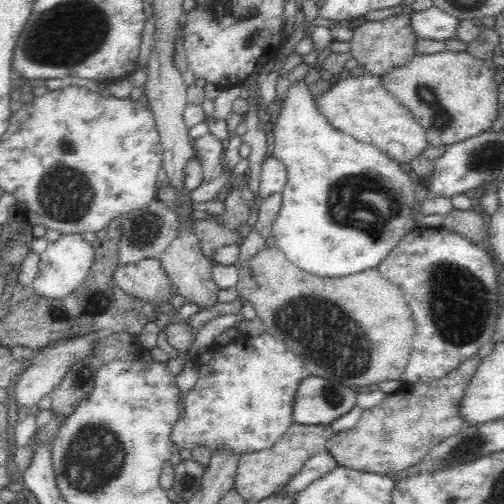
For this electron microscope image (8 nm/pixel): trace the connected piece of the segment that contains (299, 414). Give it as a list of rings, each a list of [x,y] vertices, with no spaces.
[[[305,375],[294,392],[292,422],[303,425],[330,425],[334,419],[350,412],[356,406],[358,390],[351,389],[338,380],[331,381],[322,376]]]

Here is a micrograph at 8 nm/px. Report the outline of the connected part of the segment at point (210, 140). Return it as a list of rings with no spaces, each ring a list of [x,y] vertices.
[[[210,132],[202,137],[192,139],[192,143],[195,157],[200,161],[203,168],[203,184],[208,184],[208,182],[218,178],[225,170],[220,162],[226,145]]]

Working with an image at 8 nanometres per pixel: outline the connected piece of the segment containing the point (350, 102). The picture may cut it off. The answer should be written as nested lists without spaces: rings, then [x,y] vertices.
[[[363,74],[354,78],[348,76],[338,80],[320,98],[315,100],[318,110],[329,123],[340,132],[356,140],[374,145],[398,163],[410,162],[431,146],[424,128],[414,120],[414,115],[400,104],[380,84],[380,78]]]

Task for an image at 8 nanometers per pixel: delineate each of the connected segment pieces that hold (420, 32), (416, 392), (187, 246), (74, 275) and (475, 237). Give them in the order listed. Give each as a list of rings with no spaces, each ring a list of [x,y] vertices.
[[[432,5],[423,11],[410,14],[410,27],[419,39],[445,41],[455,38],[458,19]]]
[[[477,354],[441,379],[431,383],[402,384],[394,394],[386,395],[378,406],[364,409],[352,428],[335,433],[326,443],[325,450],[332,454],[337,466],[362,472],[390,477],[412,468],[437,444],[454,436],[465,425],[462,417],[458,417],[458,404],[480,363]]]
[[[192,220],[182,222],[182,226],[177,230],[176,238],[174,238],[169,248],[166,248],[166,252],[162,254],[160,262],[161,267],[166,271],[178,294],[182,295],[187,301],[199,304],[202,309],[217,303],[216,294],[218,294],[219,288],[210,277],[213,263],[202,255],[198,238],[191,228],[192,224]]]
[[[63,234],[60,240],[49,243],[47,250],[40,255],[38,272],[32,280],[30,289],[34,295],[62,300],[62,296],[72,294],[87,281],[87,276],[92,272],[90,270],[92,262],[94,262],[94,250],[88,242],[80,238],[80,234]]]
[[[474,207],[469,210],[451,210],[445,215],[442,227],[450,232],[455,232],[464,236],[474,244],[480,245],[480,240],[488,238],[484,220],[481,212]]]

